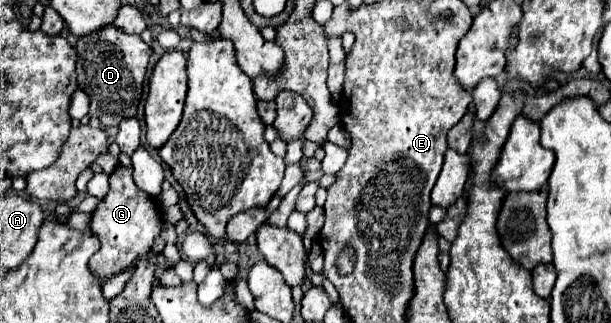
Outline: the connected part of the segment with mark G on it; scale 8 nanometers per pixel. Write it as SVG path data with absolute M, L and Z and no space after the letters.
M118 166L110 174L110 192L108 196L98 204L98 208L92 212L90 228L100 238L102 246L100 250L90 258L90 270L98 274L98 278L110 278L132 266L132 262L144 254L150 252L154 238L160 234L160 222L162 212L160 206L148 198L146 192L142 192L134 178L132 168Z

